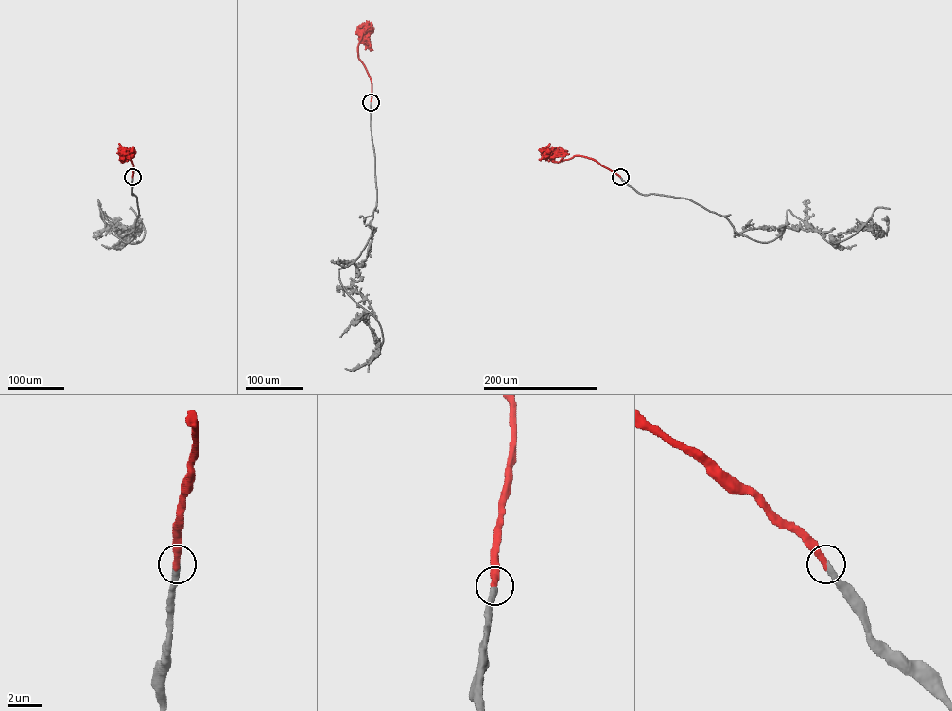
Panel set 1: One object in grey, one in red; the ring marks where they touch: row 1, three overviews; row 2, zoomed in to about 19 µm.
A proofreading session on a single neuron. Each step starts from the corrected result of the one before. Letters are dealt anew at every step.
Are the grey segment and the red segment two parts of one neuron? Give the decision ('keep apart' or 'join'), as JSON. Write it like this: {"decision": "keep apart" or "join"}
{"decision": "join"}

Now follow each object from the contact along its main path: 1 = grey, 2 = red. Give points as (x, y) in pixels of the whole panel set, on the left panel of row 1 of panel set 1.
1: (132, 177), (132, 239), (113, 234), (100, 216), (126, 241), (142, 239), (138, 218), (119, 233), (107, 216)
2: (132, 177), (131, 161), (122, 155), (119, 159), (123, 162), (127, 152), (131, 153)

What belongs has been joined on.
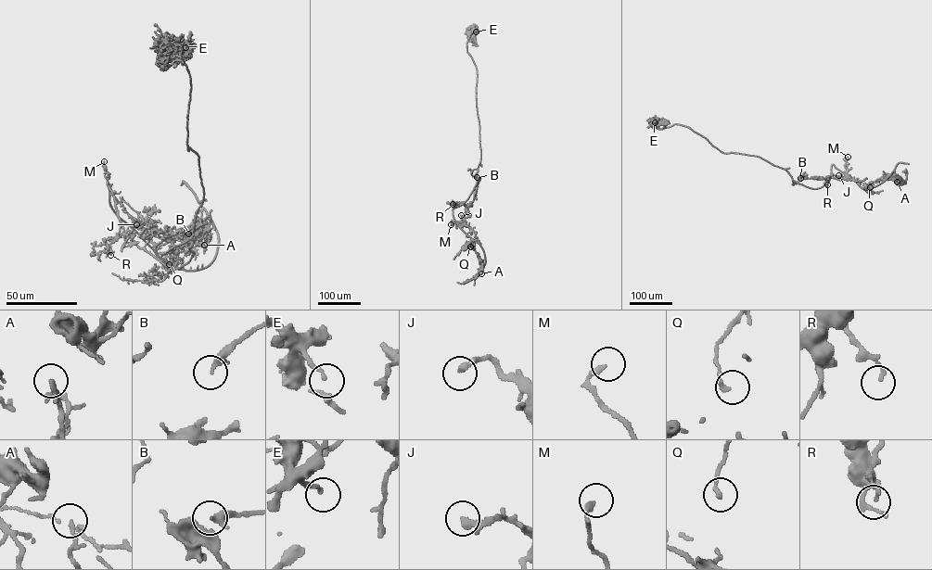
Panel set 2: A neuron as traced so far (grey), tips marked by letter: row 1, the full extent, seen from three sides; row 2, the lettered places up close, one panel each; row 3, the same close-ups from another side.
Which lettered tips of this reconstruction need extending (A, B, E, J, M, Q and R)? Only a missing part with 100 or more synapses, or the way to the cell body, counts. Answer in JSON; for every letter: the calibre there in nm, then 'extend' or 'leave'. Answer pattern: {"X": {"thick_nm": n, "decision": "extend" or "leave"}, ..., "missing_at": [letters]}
{"A": {"thick_nm": 140, "decision": "leave"}, "B": {"thick_nm": 320, "decision": "leave"}, "E": {"thick_nm": 160, "decision": "leave"}, "J": {"thick_nm": 280, "decision": "leave"}, "M": {"thick_nm": 240, "decision": "leave"}, "Q": {"thick_nm": 190, "decision": "leave"}, "R": {"thick_nm": 140, "decision": "leave"}, "missing_at": []}

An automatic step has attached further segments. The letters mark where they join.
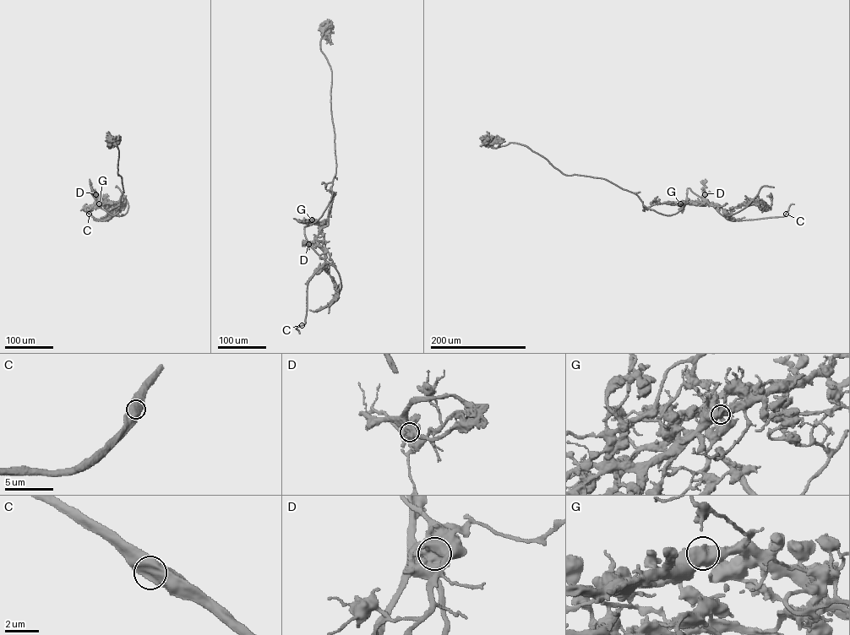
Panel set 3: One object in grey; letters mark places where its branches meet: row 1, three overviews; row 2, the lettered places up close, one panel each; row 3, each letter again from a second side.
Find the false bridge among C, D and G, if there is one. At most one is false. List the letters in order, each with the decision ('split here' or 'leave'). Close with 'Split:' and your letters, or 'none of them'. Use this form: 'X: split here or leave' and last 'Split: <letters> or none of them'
C: leave
D: split here
G: leave
Split: D

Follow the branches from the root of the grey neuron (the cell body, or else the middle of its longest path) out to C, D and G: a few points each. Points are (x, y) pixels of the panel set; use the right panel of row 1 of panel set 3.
C: (642, 202), (647, 208), (665, 203), (717, 204), (724, 216), (732, 220), (782, 217), (786, 214)
D: (642, 202), (647, 208), (664, 203), (691, 204), (701, 201), (705, 194)
G: (642, 202), (647, 208), (667, 215), (683, 208), (680, 203)

